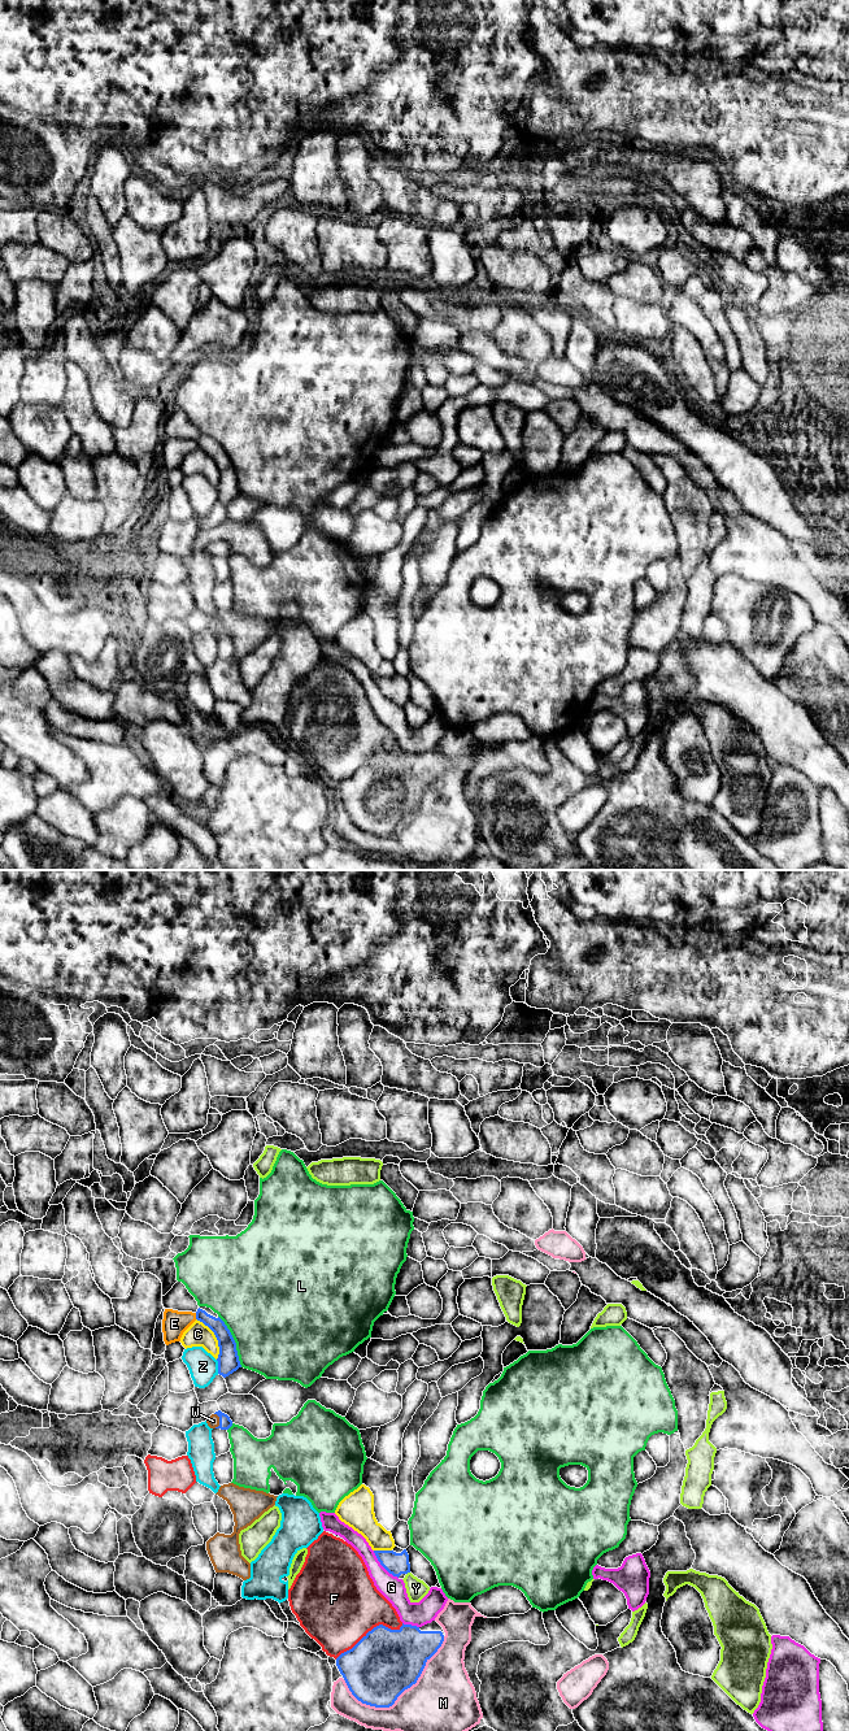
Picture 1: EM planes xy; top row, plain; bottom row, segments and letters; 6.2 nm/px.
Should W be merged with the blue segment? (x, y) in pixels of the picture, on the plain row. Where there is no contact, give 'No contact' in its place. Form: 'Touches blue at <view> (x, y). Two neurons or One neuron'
Touches blue at xy (220, 548). Two neurons

